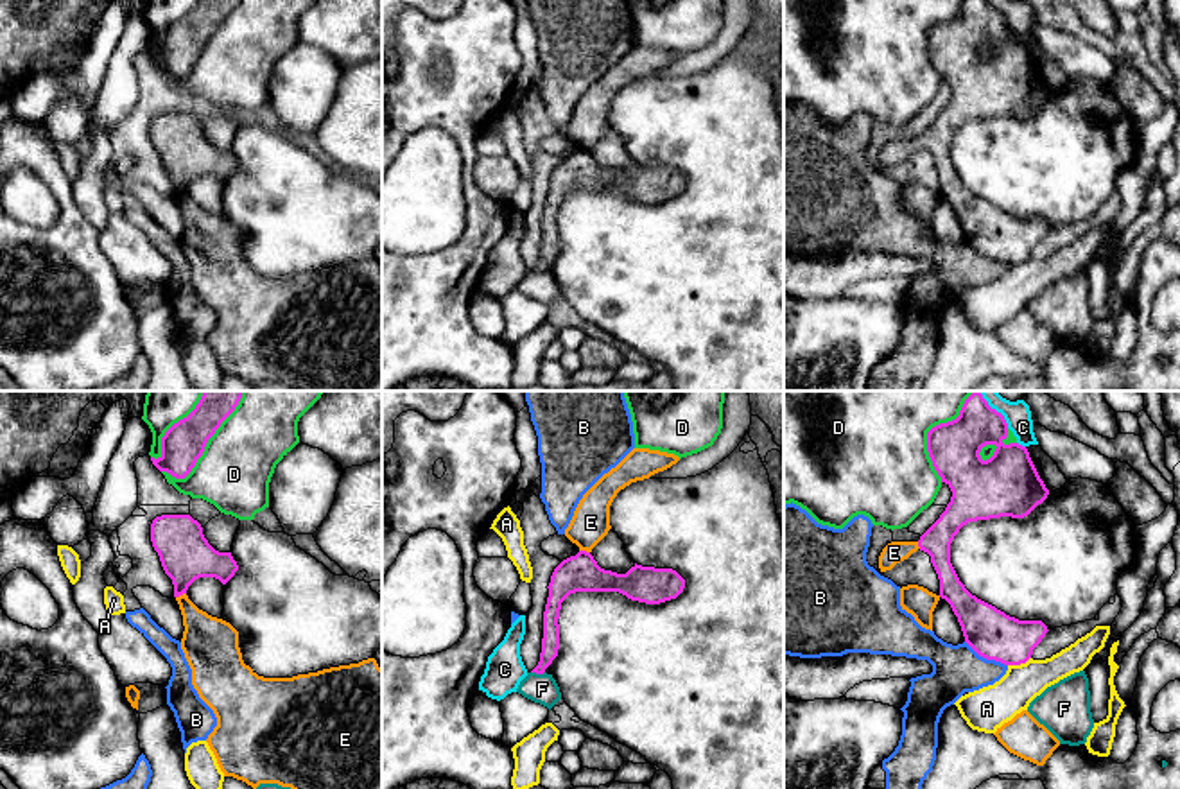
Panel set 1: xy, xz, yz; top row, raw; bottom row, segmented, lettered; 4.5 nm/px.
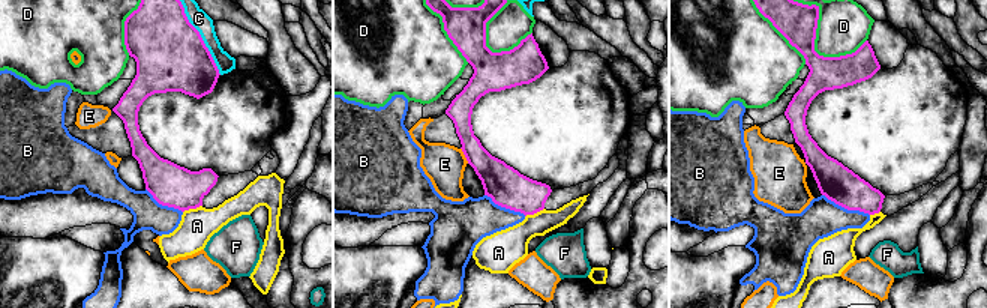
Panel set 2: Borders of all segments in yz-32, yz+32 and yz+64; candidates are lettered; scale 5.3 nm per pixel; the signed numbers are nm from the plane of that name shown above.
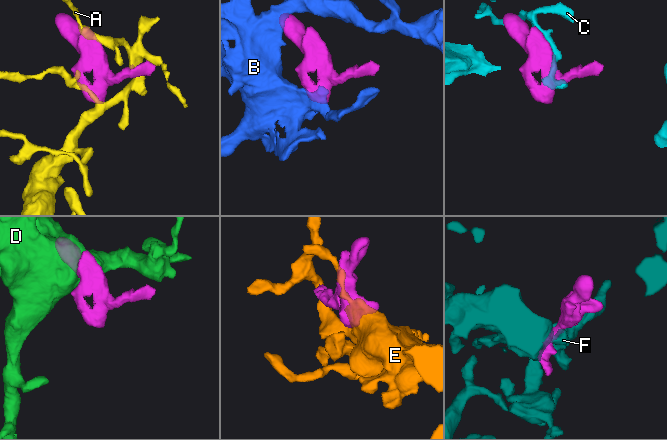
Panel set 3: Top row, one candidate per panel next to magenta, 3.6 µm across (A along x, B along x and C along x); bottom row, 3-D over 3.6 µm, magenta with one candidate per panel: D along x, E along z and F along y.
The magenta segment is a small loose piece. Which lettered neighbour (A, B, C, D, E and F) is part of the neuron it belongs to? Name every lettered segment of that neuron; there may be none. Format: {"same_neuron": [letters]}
{"same_neuron": ["E"]}

